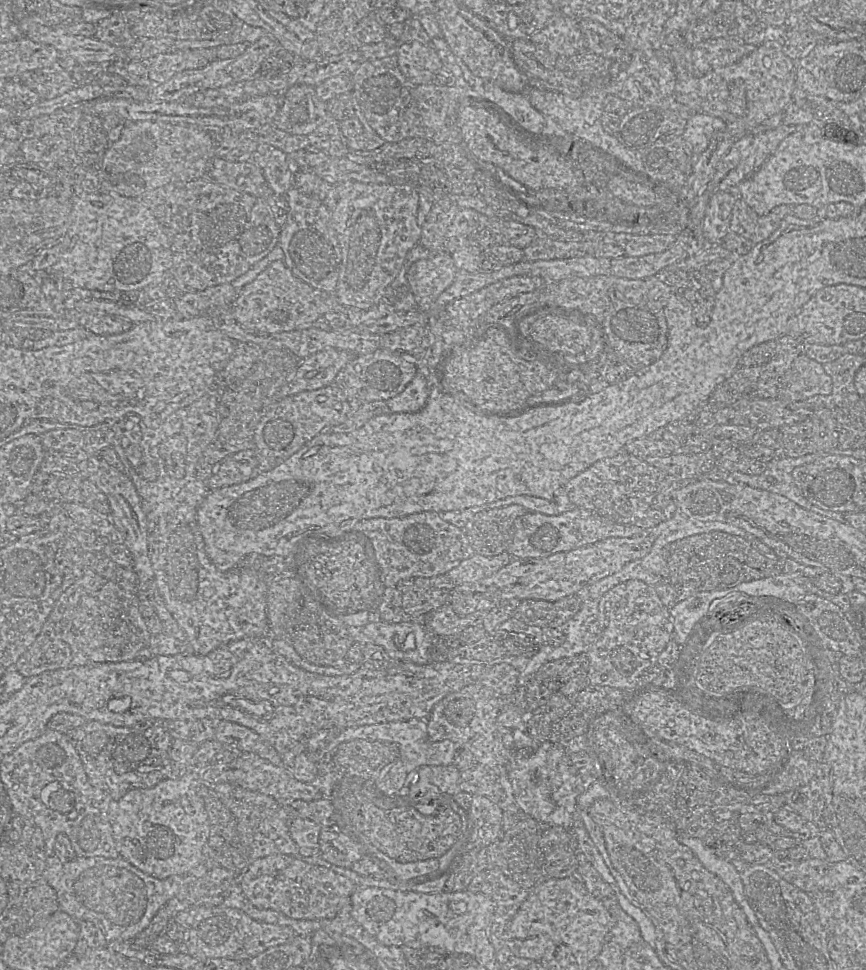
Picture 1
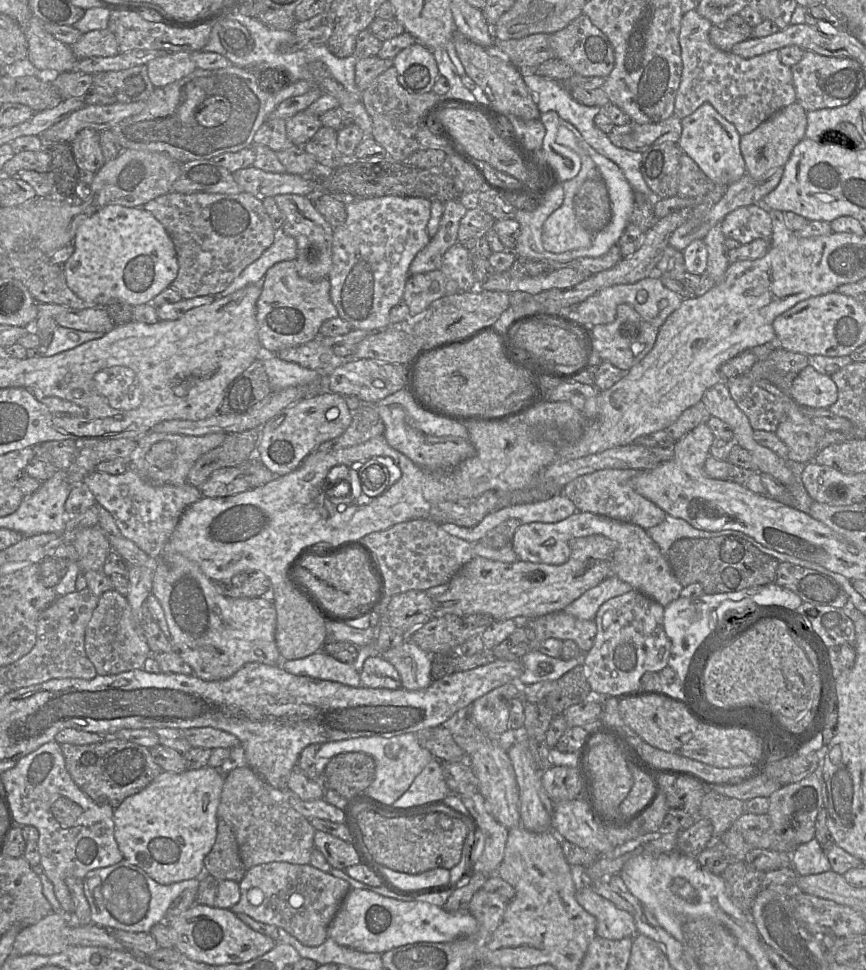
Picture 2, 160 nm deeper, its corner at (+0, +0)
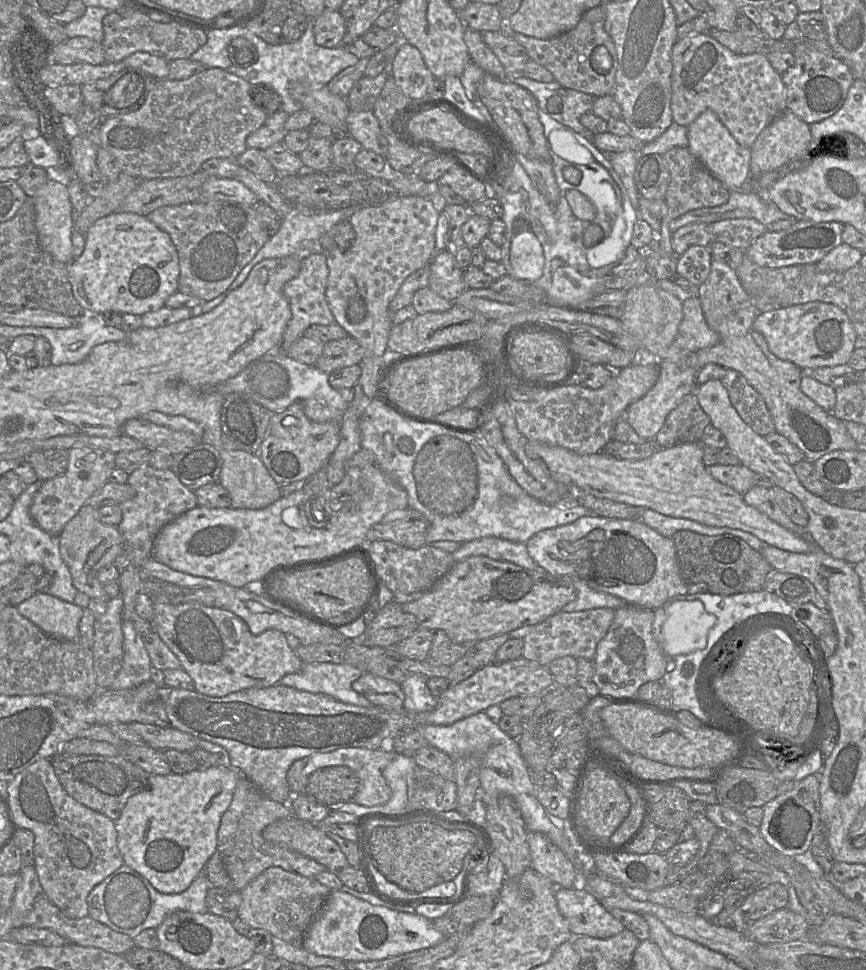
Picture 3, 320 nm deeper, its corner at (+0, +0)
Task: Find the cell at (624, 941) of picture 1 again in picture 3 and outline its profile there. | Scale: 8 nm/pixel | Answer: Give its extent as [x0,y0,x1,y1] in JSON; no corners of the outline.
[557,887,625,938]

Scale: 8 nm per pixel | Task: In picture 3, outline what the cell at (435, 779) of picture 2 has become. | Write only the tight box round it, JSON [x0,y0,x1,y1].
[326,754,417,819]

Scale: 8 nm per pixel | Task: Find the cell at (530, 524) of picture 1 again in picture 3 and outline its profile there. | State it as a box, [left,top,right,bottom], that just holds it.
[526,516,688,609]

